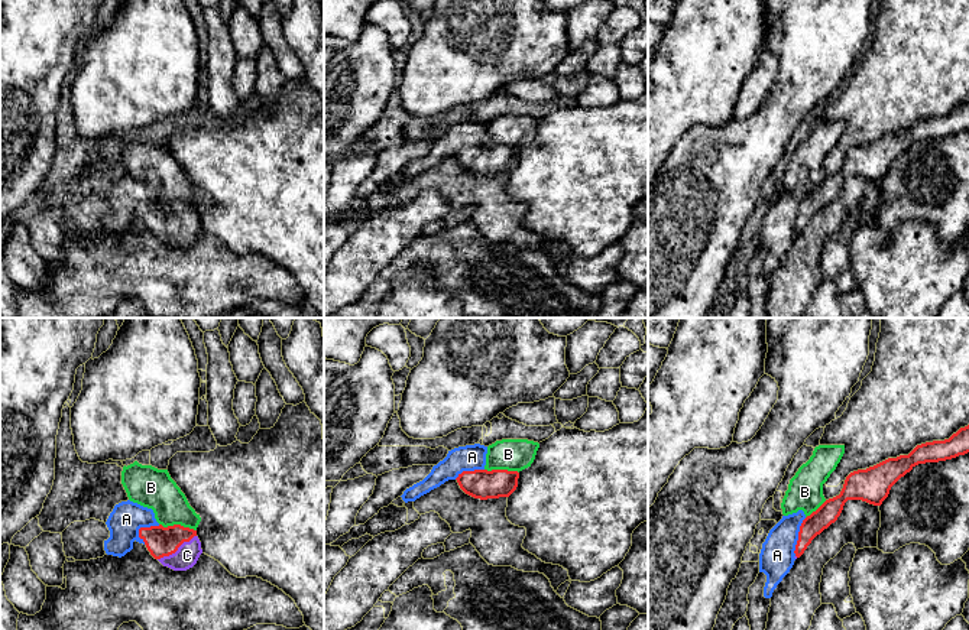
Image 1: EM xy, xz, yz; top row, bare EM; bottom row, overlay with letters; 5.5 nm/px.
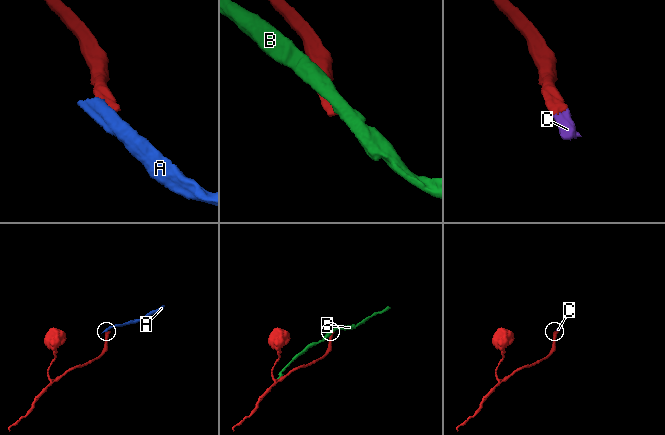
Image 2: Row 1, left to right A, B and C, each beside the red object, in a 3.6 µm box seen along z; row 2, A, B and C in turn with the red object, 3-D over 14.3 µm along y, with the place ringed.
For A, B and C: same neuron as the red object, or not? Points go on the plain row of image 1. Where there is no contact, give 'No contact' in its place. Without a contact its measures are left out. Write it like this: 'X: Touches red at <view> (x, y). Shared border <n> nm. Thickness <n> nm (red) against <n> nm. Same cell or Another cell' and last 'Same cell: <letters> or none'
A: Touches red at yz (799, 213). Shared border 220 nm. Thickness 120 nm (red) against 190 nm. Another cell
B: Touches red at xy (178, 201). Shared border 220 nm. Thickness 160 nm (red) against 220 nm. Another cell
C: Touches red at xy (177, 226). Shared border 260 nm. Thickness 160 nm (red) against 130 nm. Same cell
Same cell: C

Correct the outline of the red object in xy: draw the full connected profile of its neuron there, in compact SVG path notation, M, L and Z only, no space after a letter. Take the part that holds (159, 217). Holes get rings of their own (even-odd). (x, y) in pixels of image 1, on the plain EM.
M181 201L140 204L139 214L155 236L174 247L192 244L202 230L197 207Z

